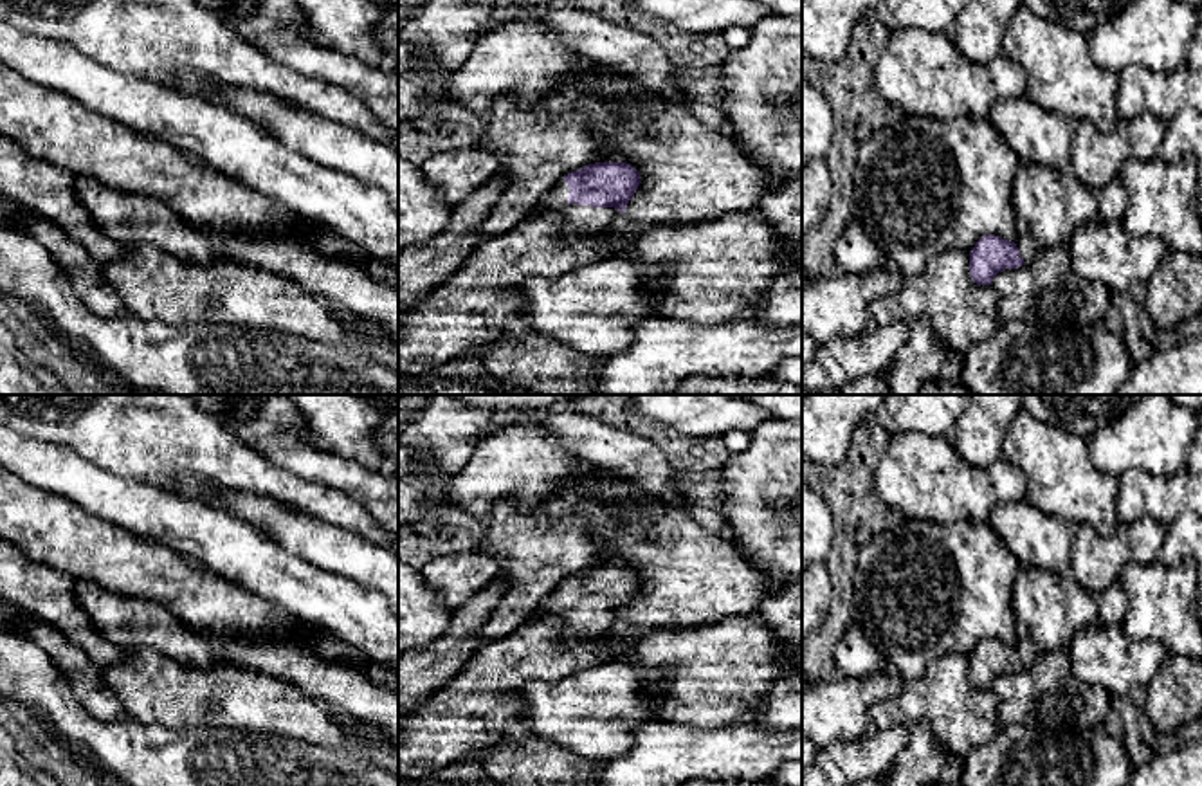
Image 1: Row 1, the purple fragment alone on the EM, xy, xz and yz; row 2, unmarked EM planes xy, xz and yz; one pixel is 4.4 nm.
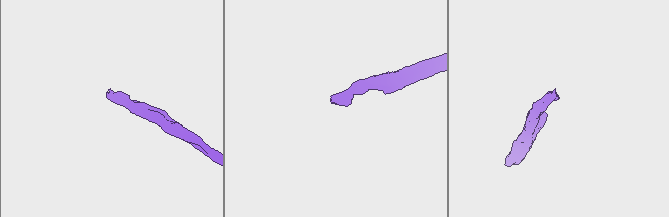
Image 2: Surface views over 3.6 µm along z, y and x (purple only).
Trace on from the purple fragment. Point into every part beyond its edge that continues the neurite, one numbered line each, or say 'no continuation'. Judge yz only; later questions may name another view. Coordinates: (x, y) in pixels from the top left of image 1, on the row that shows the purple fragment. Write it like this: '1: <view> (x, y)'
1: yz (1026, 244)

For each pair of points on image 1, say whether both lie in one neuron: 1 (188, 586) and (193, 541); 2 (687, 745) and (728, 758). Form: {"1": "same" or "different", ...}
{"1": "different", "2": "same"}

